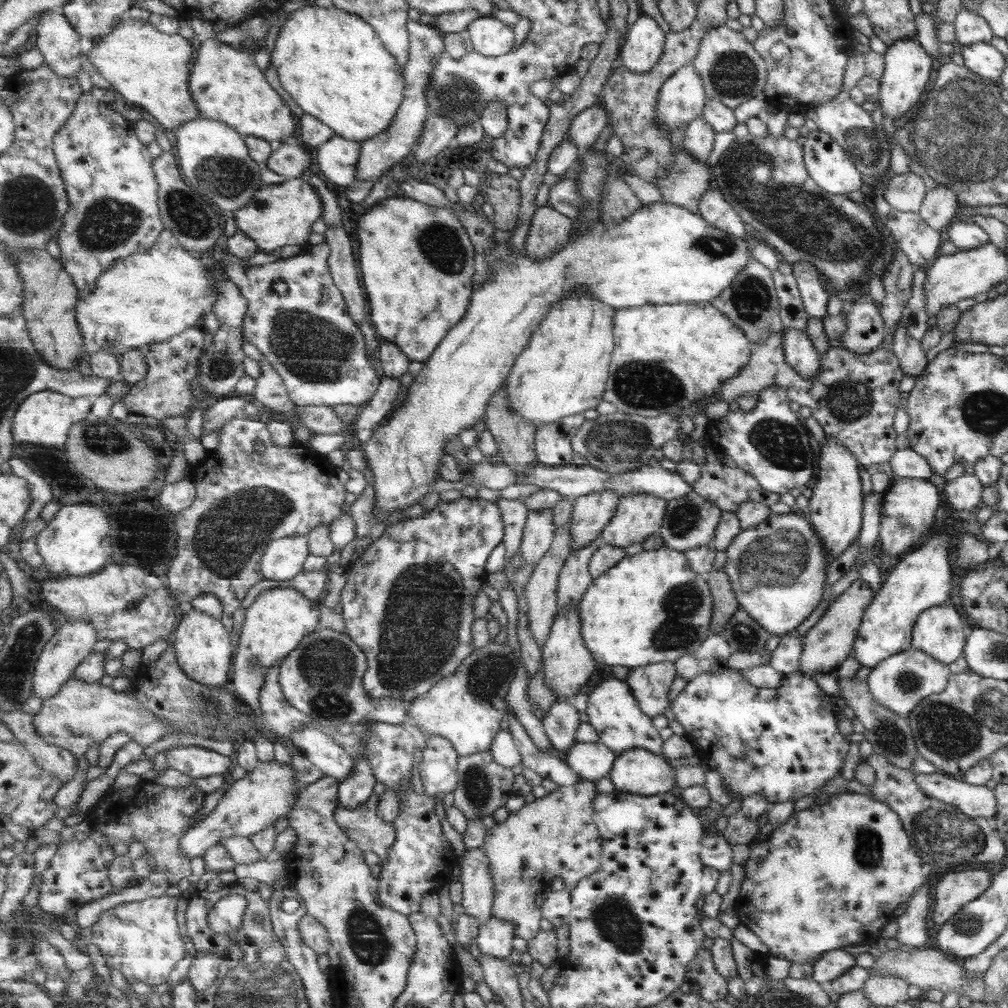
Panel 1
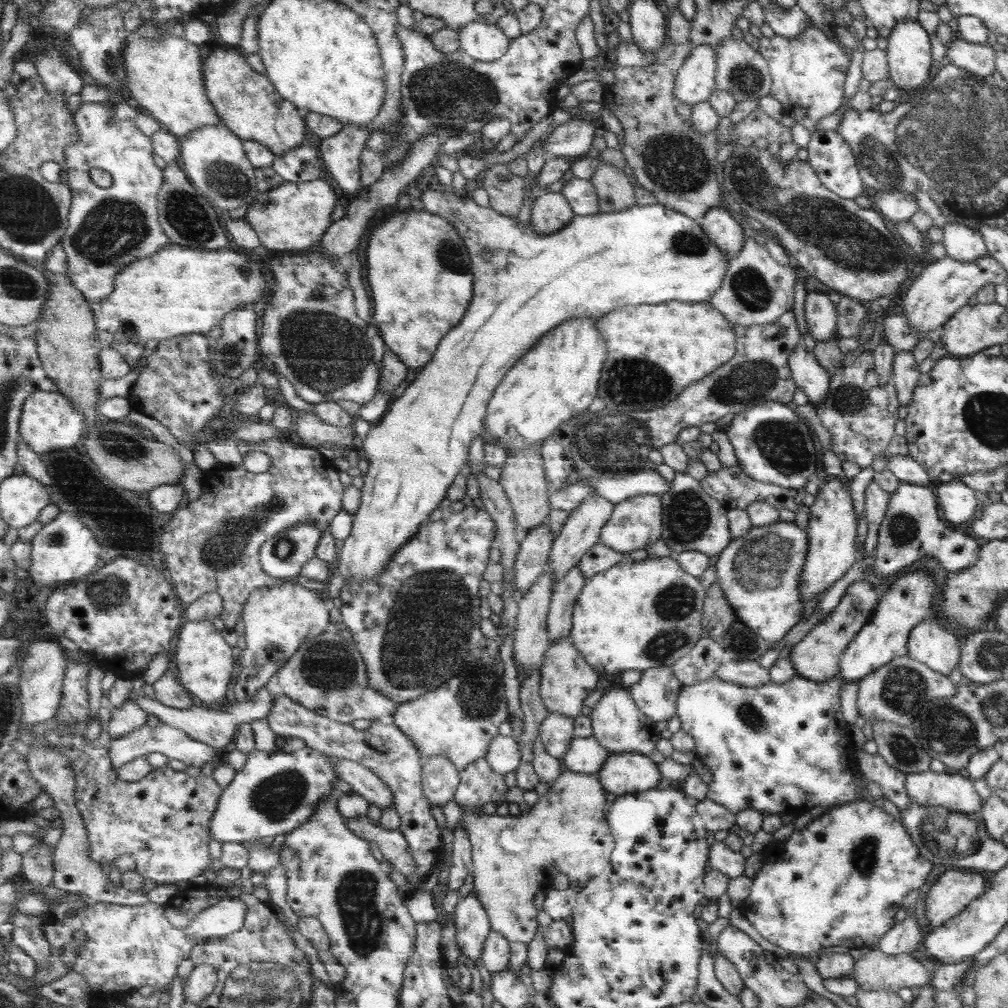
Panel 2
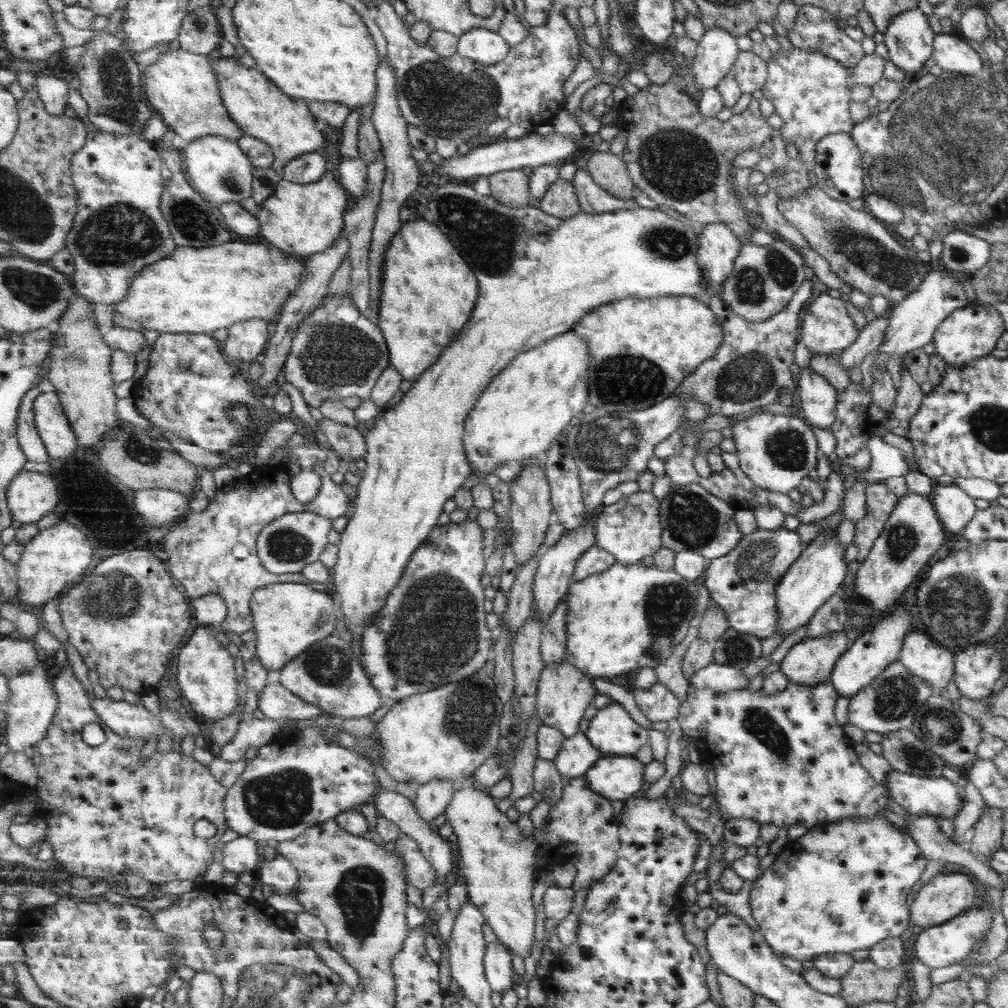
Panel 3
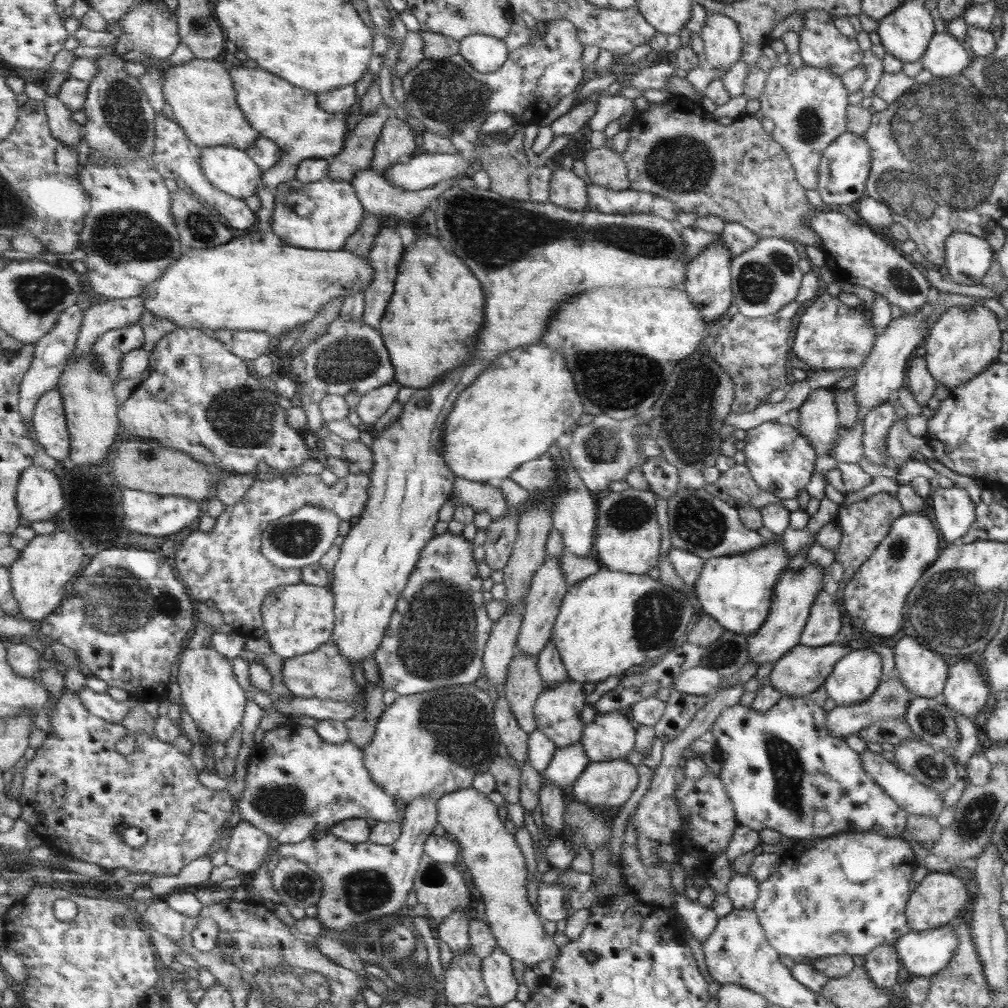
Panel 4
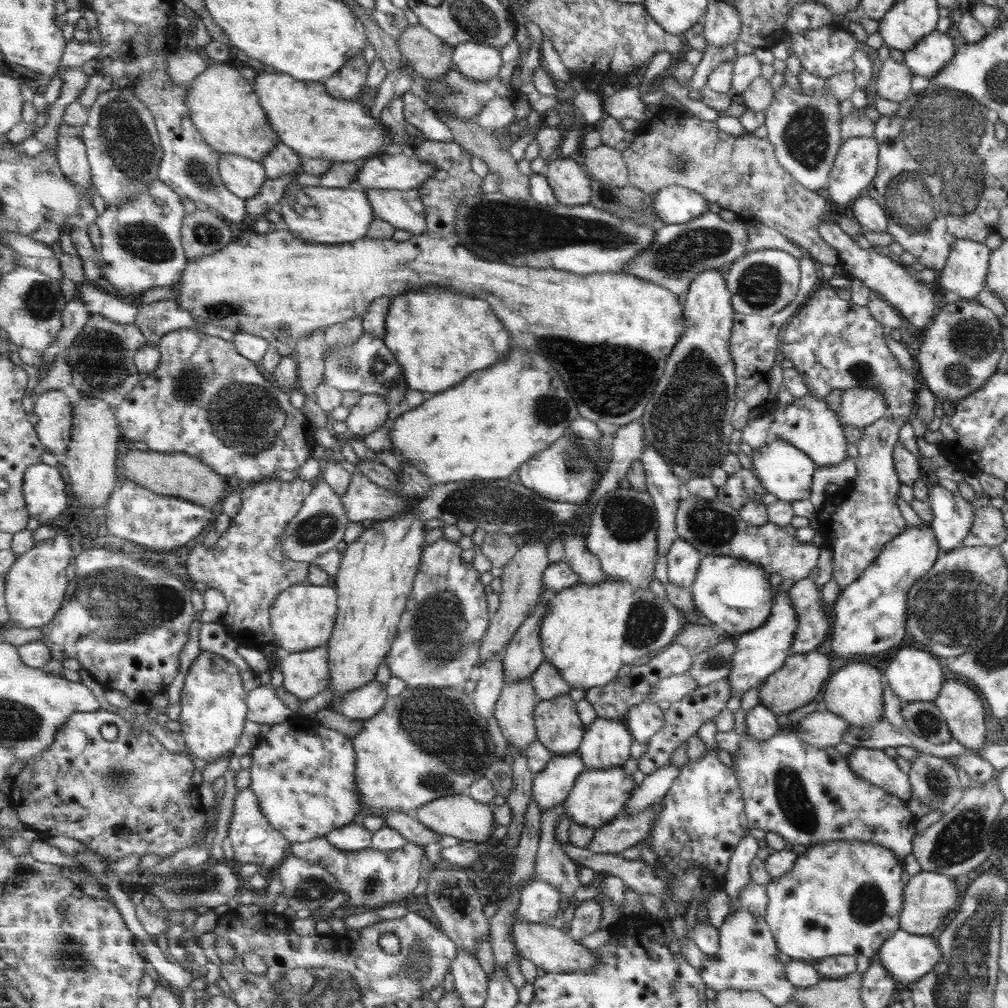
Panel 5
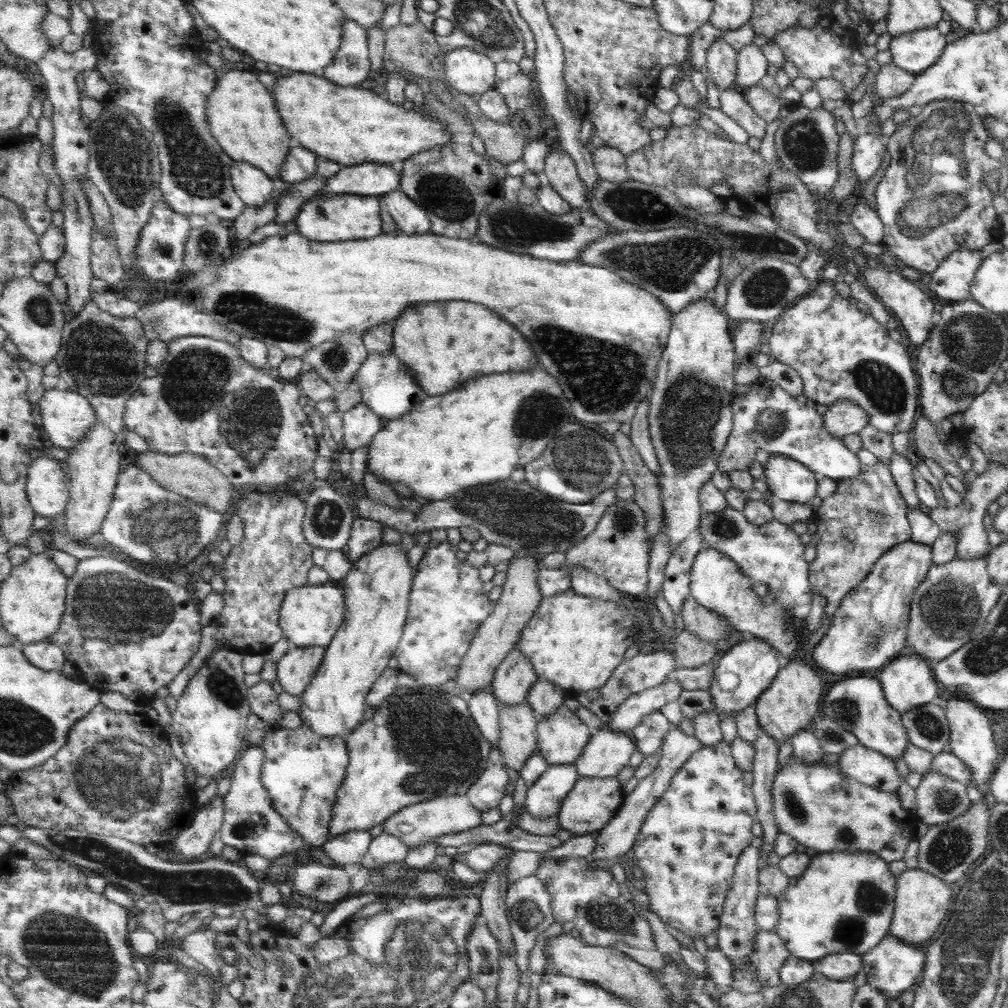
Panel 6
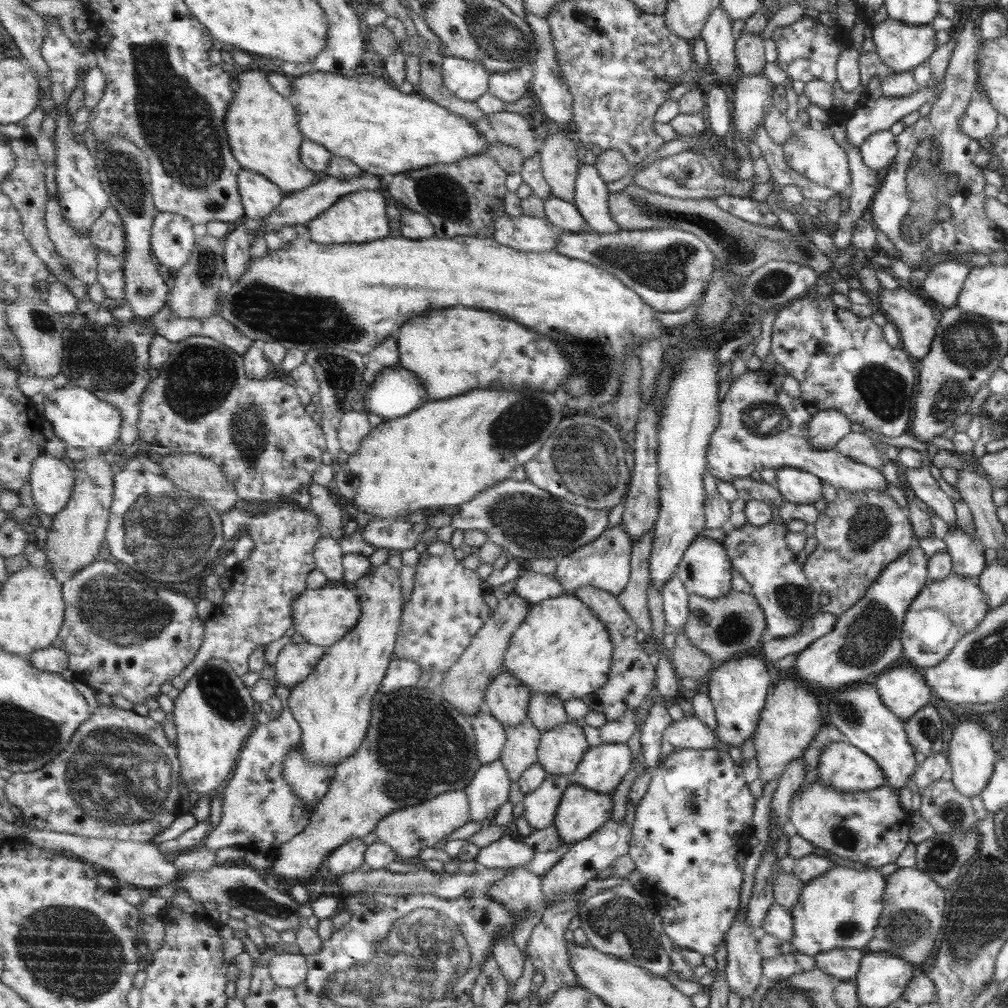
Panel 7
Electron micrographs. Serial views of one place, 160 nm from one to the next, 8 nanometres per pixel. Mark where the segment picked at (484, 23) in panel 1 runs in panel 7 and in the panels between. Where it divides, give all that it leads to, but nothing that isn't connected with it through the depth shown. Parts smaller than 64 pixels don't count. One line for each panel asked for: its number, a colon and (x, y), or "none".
2: (486, 42)
3: (483, 45)
4: (486, 54)
5: (479, 62)
6: (470, 71)
7: (468, 80)

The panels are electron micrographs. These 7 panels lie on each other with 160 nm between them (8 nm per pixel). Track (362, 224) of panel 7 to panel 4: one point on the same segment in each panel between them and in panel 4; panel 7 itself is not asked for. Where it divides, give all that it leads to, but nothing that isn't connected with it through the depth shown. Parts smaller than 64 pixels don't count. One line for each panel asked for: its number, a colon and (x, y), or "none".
4: (322, 215)
5: (316, 214)
6: (339, 217)

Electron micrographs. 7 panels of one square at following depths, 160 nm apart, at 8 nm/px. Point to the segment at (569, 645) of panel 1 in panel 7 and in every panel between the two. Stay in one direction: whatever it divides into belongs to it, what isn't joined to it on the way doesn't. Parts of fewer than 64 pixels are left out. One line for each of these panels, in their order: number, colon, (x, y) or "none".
2: (568, 679)
3: (565, 692)
4: (558, 711)
5: (560, 729)
6: (562, 737)
7: (562, 748)

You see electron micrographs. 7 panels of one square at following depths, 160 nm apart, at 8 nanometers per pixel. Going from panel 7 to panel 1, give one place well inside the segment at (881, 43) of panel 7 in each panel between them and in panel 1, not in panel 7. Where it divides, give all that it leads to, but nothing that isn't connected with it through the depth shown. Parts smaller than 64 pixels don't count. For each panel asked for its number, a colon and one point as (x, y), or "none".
1: (980, 58)
2: (977, 59)
3: (950, 53)
4: (944, 56)
5: (929, 55)
6: (915, 51)

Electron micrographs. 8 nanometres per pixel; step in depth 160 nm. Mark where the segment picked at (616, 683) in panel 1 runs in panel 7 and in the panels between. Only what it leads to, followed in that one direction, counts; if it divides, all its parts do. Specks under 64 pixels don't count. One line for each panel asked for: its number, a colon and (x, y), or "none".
2: (619, 724)
3: (613, 730)
4: (609, 736)
5: (608, 743)
6: (608, 752)
7: (603, 767)

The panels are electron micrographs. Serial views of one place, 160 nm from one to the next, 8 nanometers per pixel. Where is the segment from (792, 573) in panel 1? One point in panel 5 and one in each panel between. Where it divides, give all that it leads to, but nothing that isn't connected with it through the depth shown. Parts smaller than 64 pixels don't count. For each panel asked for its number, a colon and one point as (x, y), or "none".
2: (758, 572)
3: (742, 583)
4: (735, 591)
5: (734, 595)

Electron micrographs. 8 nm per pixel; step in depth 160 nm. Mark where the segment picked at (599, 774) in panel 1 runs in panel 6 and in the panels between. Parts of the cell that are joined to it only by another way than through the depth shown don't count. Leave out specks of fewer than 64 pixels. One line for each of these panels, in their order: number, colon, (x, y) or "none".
2: (586, 755)
3: (578, 755)
4: (568, 764)
5: (552, 785)
6: (544, 799)

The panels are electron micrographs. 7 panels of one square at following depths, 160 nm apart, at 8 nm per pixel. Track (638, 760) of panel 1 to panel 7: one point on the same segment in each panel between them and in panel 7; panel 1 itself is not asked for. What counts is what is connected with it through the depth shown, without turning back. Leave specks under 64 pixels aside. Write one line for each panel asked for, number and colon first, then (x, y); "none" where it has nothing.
2: (624, 773)
3: (617, 777)
4: (607, 785)
5: (598, 797)
6: (589, 807)
7: (582, 811)

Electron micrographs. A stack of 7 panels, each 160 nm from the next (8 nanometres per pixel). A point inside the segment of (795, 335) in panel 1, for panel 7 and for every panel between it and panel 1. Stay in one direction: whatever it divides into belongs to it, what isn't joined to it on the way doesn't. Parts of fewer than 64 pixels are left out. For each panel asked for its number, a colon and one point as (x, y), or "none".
2: (809, 376)
3: (817, 397)
4: (817, 418)
5: (807, 424)
6: (765, 417)
7: (760, 427)

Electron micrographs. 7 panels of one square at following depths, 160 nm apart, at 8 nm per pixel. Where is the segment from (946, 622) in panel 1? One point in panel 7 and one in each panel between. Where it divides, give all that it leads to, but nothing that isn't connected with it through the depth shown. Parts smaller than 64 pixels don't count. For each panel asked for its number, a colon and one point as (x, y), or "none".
2: (930, 642)
3: (920, 655)
4: (923, 672)
5: (913, 675)
6: (907, 681)
7: (903, 691)

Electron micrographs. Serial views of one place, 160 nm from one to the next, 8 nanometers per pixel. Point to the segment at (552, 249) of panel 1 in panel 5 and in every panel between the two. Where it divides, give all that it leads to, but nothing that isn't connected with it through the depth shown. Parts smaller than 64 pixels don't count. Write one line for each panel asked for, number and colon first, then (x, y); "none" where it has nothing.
2: (551, 212)
3: (561, 200)
4: (567, 190)
5: (569, 179)

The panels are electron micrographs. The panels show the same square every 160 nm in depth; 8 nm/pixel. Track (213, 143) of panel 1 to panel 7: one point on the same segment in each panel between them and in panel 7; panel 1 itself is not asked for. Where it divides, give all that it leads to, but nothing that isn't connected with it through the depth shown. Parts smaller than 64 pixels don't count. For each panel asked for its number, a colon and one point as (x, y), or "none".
2: (214, 157)
3: (217, 166)
4: (232, 170)
5: (244, 176)
6: (254, 185)
7: (260, 196)

